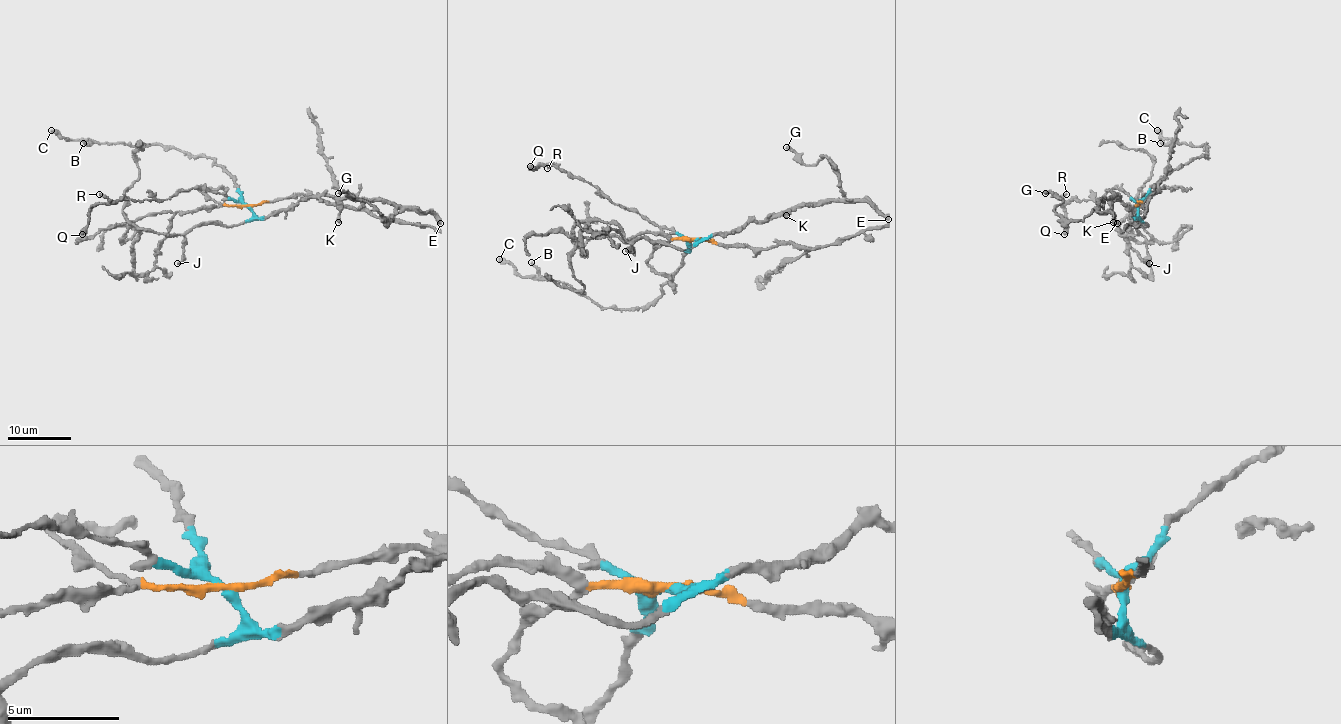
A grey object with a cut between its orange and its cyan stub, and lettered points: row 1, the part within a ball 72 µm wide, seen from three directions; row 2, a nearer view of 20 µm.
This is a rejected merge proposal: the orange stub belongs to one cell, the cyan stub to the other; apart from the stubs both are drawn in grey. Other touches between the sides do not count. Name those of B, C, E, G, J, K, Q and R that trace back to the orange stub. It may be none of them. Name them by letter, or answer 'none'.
none

